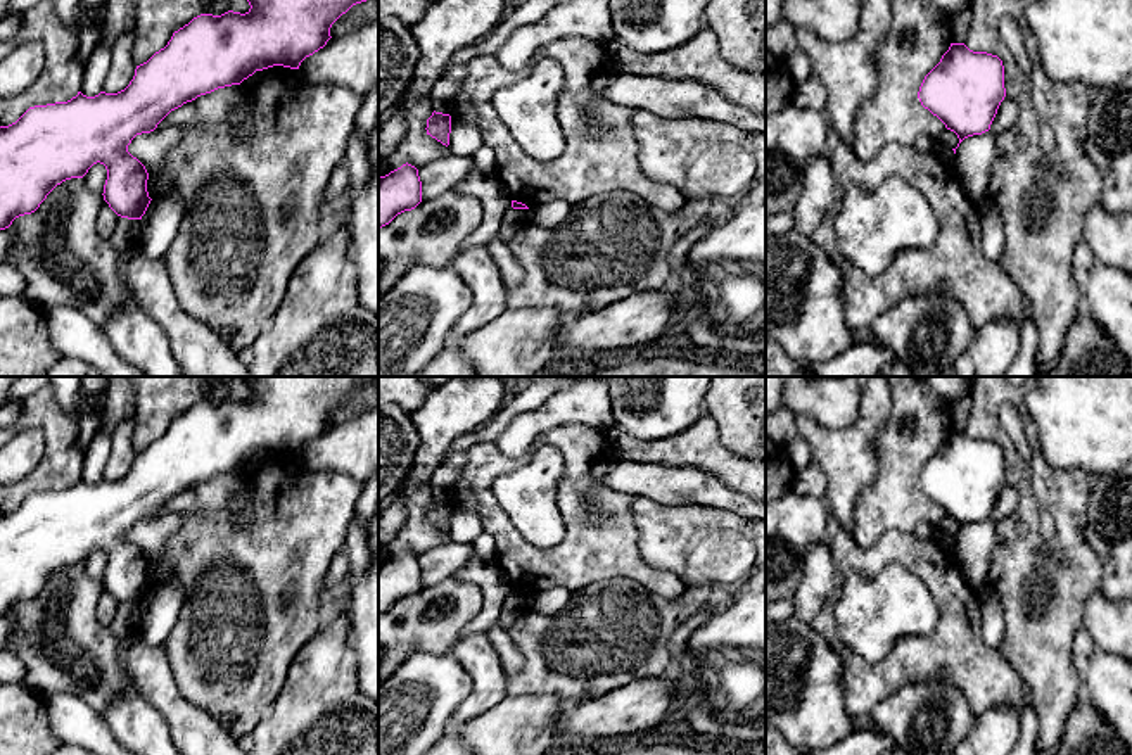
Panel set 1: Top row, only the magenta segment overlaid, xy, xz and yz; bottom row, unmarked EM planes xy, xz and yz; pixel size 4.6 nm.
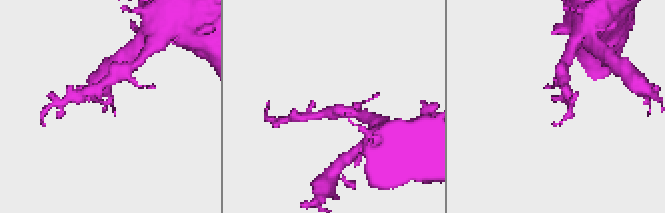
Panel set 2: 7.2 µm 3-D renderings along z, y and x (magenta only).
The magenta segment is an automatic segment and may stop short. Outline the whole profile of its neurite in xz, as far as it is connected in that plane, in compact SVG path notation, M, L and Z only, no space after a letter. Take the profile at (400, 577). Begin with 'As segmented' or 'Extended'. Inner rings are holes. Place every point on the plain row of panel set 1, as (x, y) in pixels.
As segmented. M411 551L378 563L378 615L389 612L397 601L415 596L422 589L422 568Z

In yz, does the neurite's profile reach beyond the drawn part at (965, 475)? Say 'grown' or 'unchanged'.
unchanged

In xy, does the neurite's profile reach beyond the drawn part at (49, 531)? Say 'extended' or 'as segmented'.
as segmented

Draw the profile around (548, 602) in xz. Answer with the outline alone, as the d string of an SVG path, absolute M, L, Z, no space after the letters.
M551 587L529 596L529 610L543 615L553 615L569 603L570 596L572 591L569 591L567 587Z

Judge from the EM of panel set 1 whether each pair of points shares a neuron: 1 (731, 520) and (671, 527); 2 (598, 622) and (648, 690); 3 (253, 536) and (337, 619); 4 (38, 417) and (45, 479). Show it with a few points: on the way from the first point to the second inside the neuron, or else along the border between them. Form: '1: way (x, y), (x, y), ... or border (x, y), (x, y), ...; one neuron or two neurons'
1: way (716, 520), (686, 522); one neuron
2: border (661, 676), (638, 678), (604, 695); two neurons
3: border (329, 614), (322, 628), (305, 647); two neurons
4: way (54, 432), (54, 463); one neuron

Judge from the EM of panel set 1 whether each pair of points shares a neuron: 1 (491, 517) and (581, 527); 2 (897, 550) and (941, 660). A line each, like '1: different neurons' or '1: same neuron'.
1: same neuron
2: same neuron

